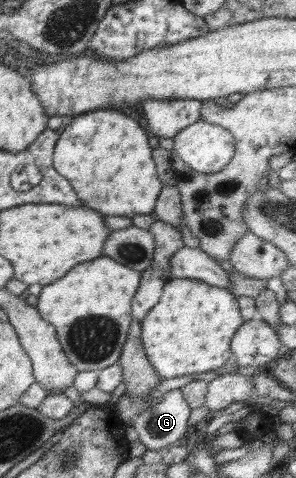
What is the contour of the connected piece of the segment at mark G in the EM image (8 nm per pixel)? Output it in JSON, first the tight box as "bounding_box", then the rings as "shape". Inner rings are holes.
{"bounding_box":[132,389,192,450],"shape":[[[181,389],[169,390],[152,407],[136,415],[133,418],[132,426],[139,433],[138,440],[145,445],[146,450],[159,450],[165,448],[165,446],[169,446],[169,444],[175,445],[181,443],[183,438],[189,434],[187,428],[189,428],[189,414],[191,414],[191,410],[192,408],[184,399]]]}

